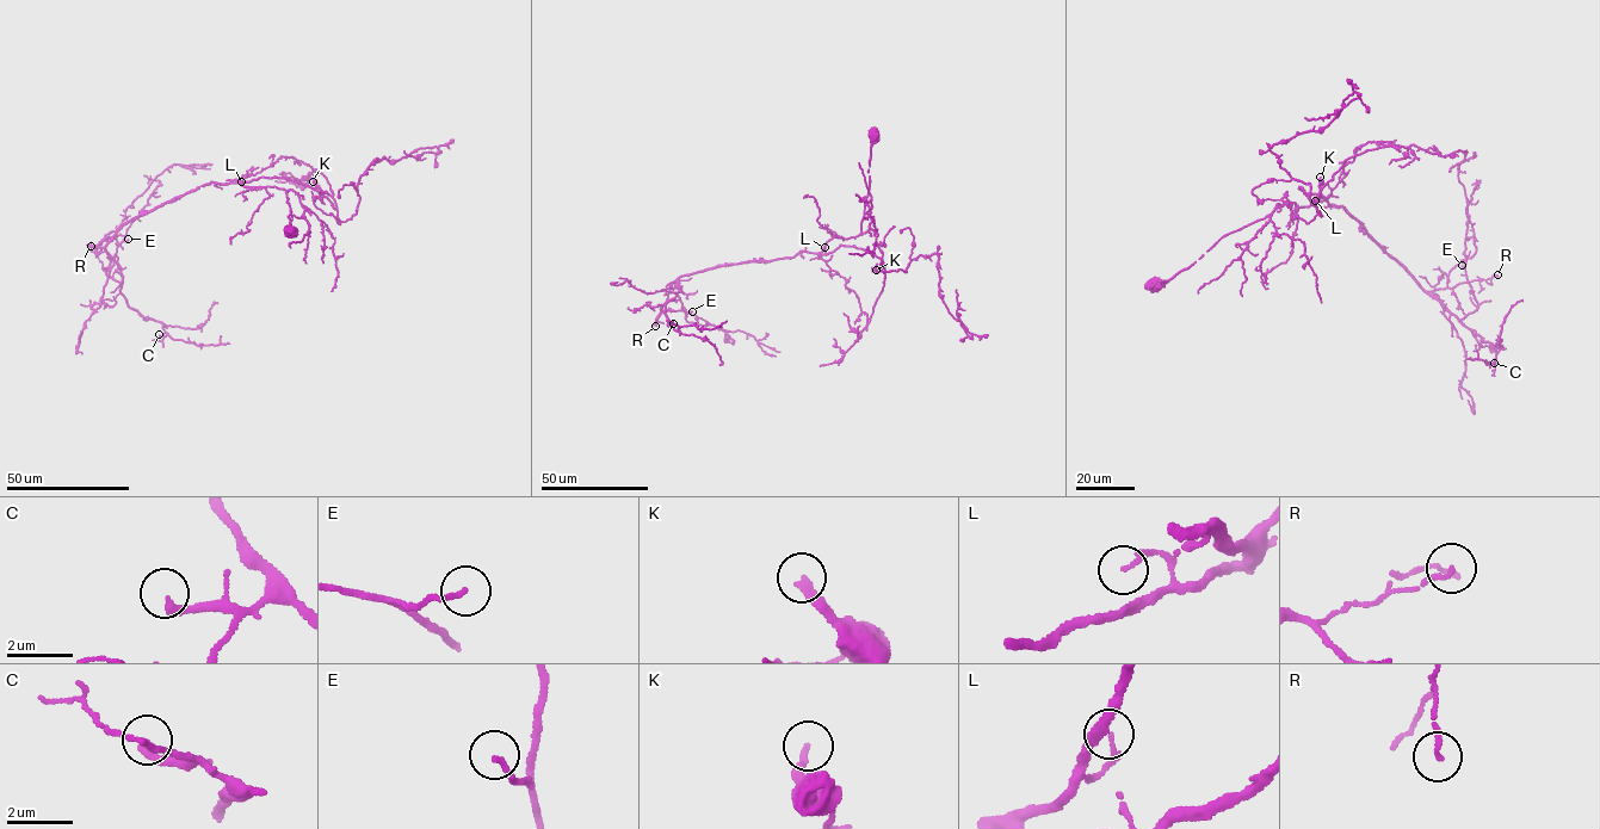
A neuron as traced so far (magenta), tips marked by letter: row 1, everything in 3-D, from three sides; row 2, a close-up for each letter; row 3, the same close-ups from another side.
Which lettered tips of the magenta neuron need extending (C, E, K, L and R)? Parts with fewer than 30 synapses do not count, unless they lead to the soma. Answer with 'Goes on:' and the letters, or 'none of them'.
Goes on: K

